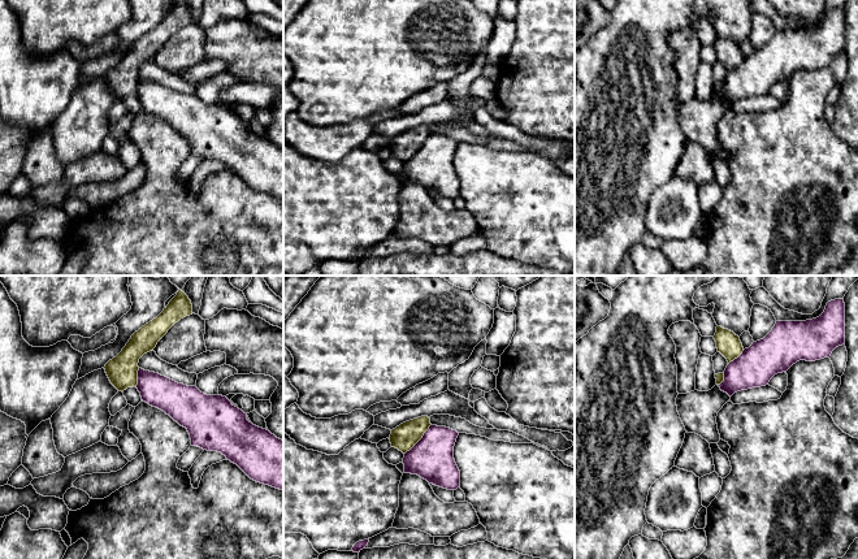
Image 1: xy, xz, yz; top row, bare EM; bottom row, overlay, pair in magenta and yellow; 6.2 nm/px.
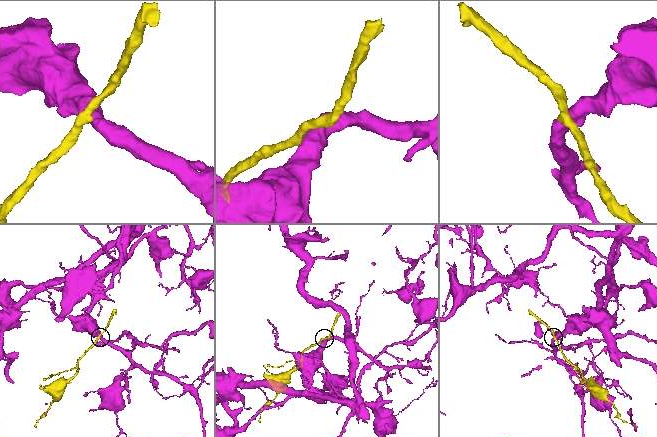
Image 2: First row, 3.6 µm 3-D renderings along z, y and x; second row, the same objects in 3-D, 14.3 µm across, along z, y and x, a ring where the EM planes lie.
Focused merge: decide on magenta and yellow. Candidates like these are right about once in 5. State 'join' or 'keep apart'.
keep apart

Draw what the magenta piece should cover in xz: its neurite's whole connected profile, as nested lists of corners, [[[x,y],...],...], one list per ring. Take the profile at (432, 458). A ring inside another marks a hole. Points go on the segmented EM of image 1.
[[[430,425],[422,438],[404,454],[404,473],[417,474],[447,490],[460,488],[460,471],[454,459],[458,436],[450,428]]]

